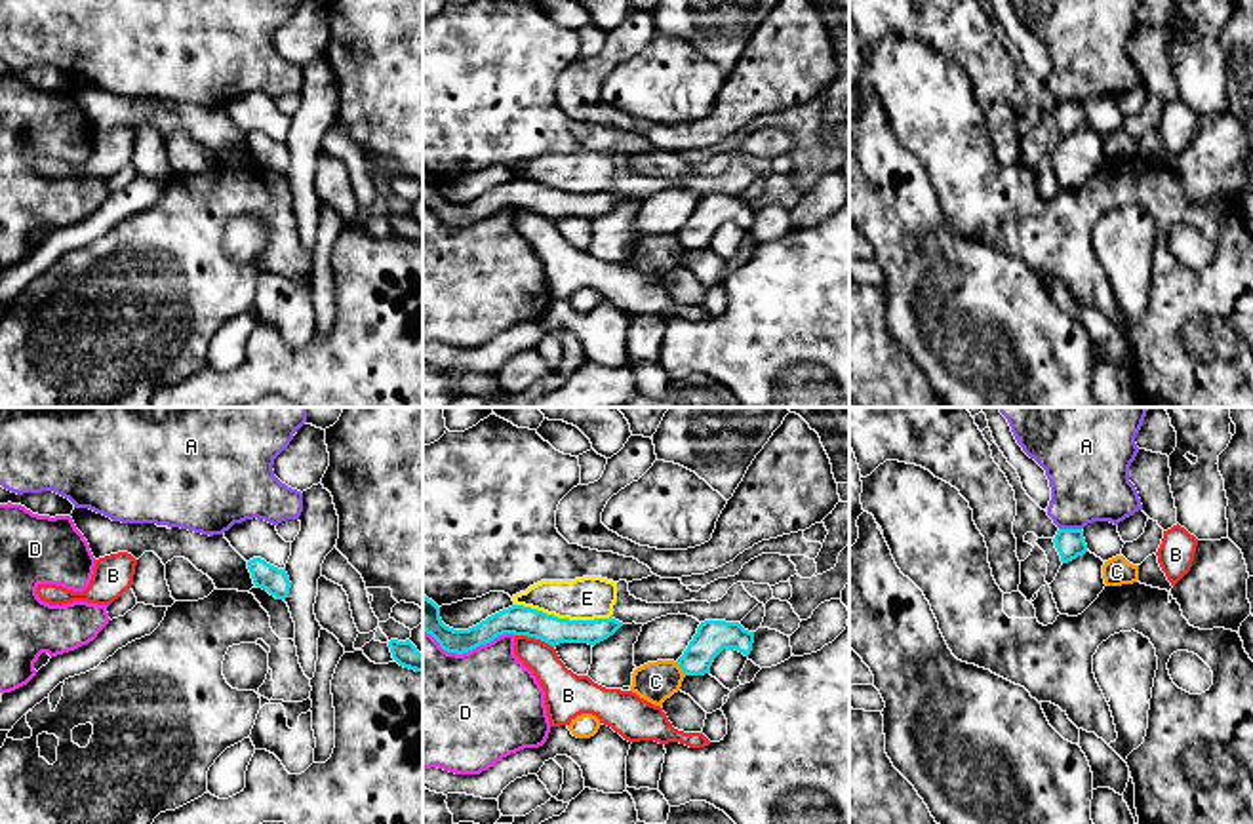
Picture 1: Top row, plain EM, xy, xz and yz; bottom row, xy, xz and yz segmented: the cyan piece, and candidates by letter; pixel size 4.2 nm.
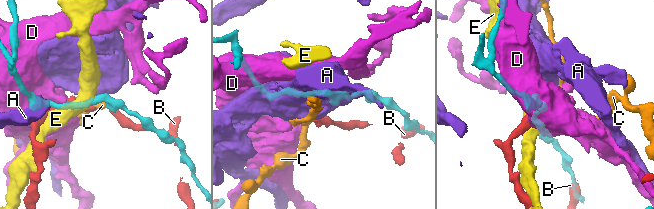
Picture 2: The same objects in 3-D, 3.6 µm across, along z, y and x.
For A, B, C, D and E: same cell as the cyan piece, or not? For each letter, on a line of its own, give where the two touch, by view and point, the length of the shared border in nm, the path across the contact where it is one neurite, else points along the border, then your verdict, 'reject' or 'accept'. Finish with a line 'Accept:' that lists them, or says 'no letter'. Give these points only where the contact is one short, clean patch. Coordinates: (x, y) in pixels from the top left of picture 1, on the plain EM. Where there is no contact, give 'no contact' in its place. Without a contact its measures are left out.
A: yz (1071, 103) | 100 nm | reject
B: xz (534, 210) | 180 nm | reject
C: xz (680, 240) | 80 nm | along xz (676, 235), (686, 248) | reject
D: xz (469, 223) | 400 nm | reject
E: xz (562, 193) | 420 nm | reject
Accept: no letter

